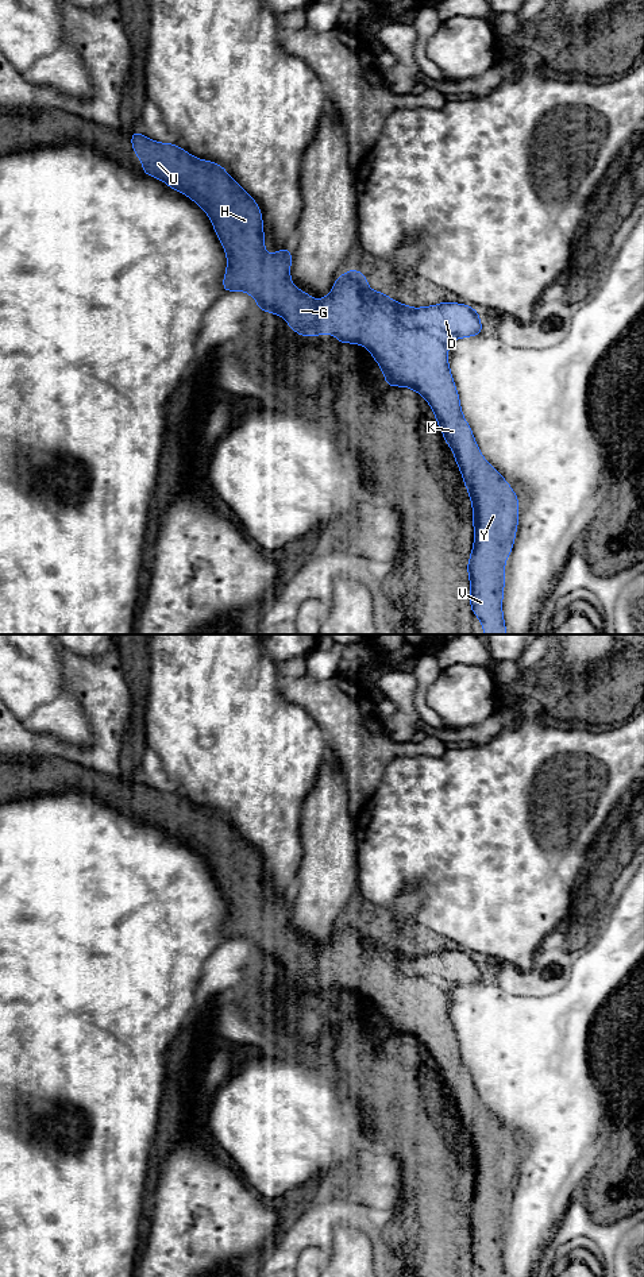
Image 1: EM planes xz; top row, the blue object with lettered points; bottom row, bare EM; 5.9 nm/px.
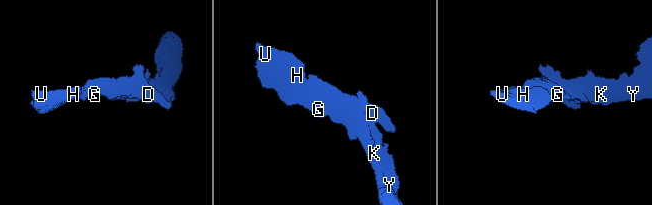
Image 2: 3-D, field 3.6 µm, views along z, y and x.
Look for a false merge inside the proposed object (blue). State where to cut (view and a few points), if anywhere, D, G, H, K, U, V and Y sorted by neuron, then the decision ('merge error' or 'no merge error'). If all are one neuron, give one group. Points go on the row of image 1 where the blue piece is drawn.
no cut; D G H K U V Y; no merge error

